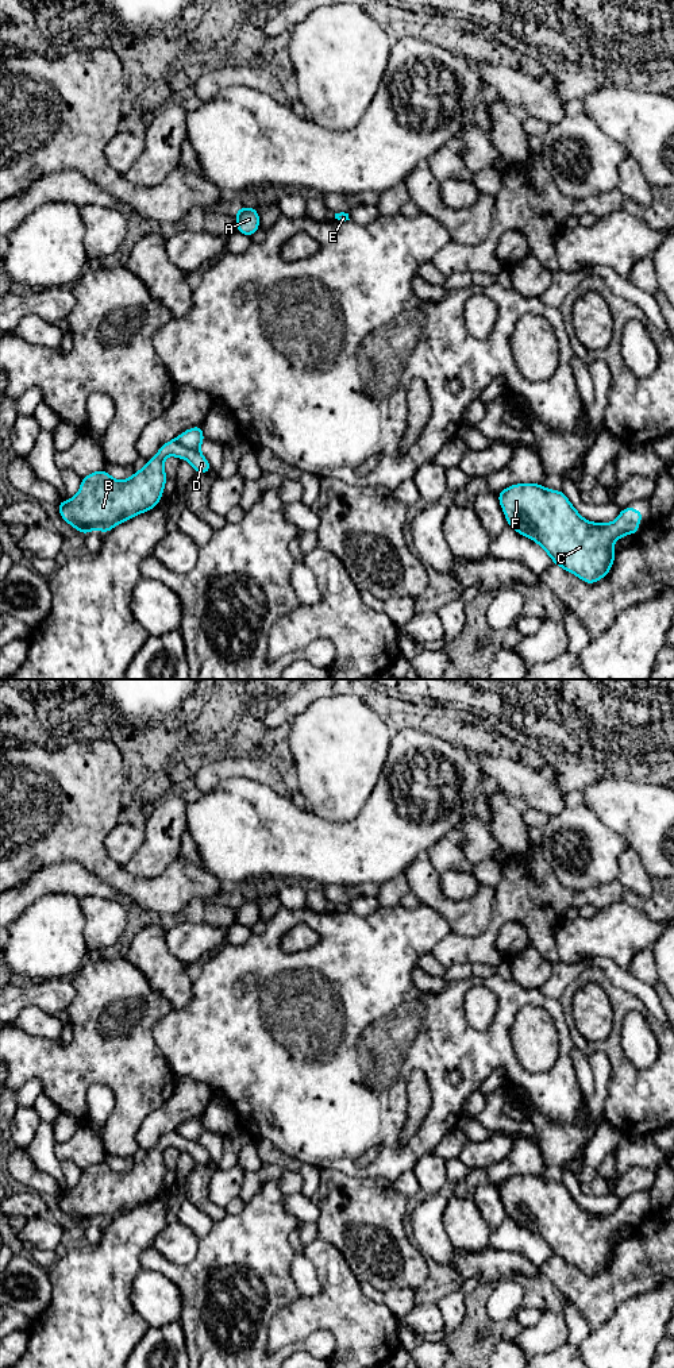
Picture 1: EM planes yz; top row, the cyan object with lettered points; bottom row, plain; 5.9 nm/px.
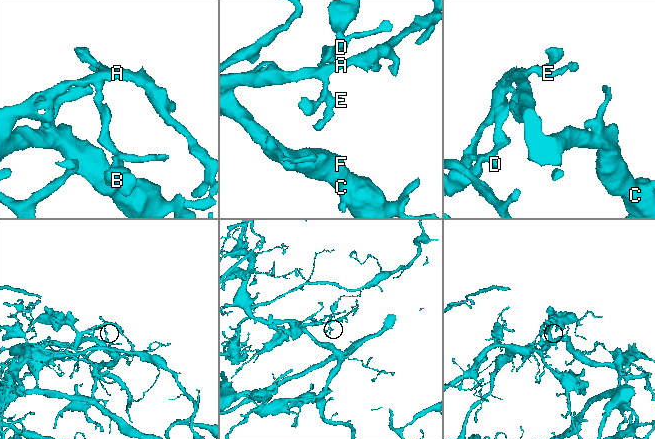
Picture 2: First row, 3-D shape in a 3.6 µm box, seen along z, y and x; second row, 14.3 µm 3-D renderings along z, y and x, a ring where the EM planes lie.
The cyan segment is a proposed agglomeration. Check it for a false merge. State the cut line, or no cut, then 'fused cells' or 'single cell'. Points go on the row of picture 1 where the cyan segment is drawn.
cut in yz along (174, 439), (189, 449), (197, 450); fused cells

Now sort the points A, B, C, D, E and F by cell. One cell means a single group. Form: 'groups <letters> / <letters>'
groups A C E F / B D

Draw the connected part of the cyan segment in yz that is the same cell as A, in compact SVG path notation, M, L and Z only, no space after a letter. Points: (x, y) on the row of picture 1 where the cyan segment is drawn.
M240 207L235 213L235 216L236 216L236 231L243 235L253 236L255 231L261 227L259 215L255 207L254 208Z

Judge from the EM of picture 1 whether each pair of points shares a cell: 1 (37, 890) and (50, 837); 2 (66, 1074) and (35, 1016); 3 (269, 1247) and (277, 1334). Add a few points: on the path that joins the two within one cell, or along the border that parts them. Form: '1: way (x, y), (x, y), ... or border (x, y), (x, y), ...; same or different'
1: border (73, 860), (46, 864), (16, 886); different
2: border (18, 1028), (33, 1036), (58, 1040); different
3: border (300, 1297), (274, 1314), (264, 1341); different

